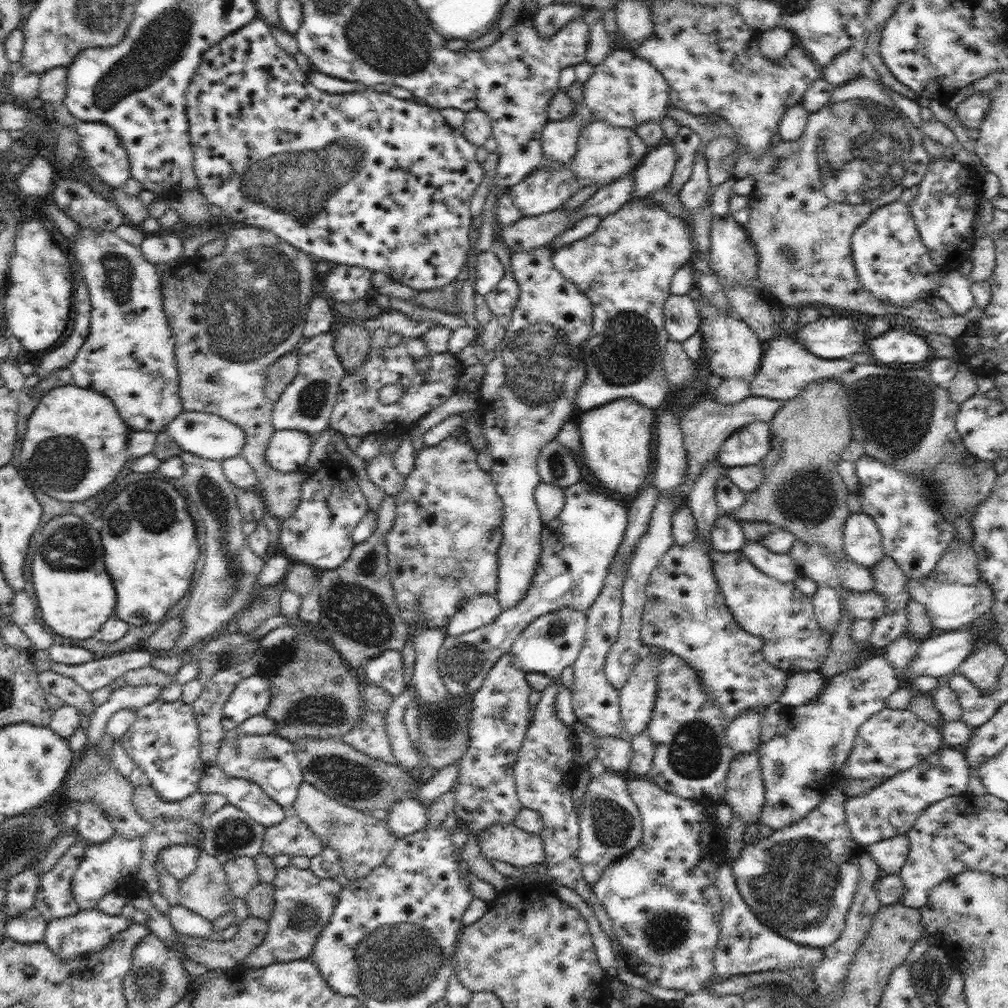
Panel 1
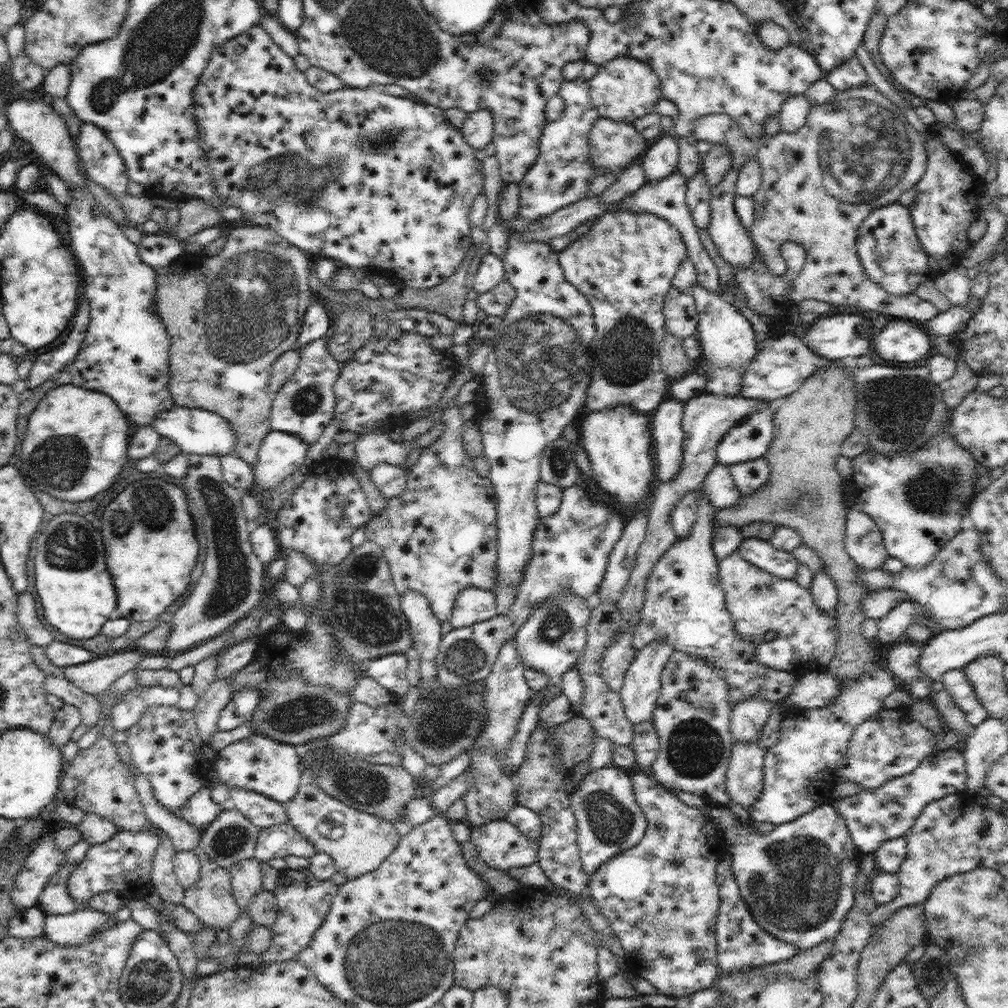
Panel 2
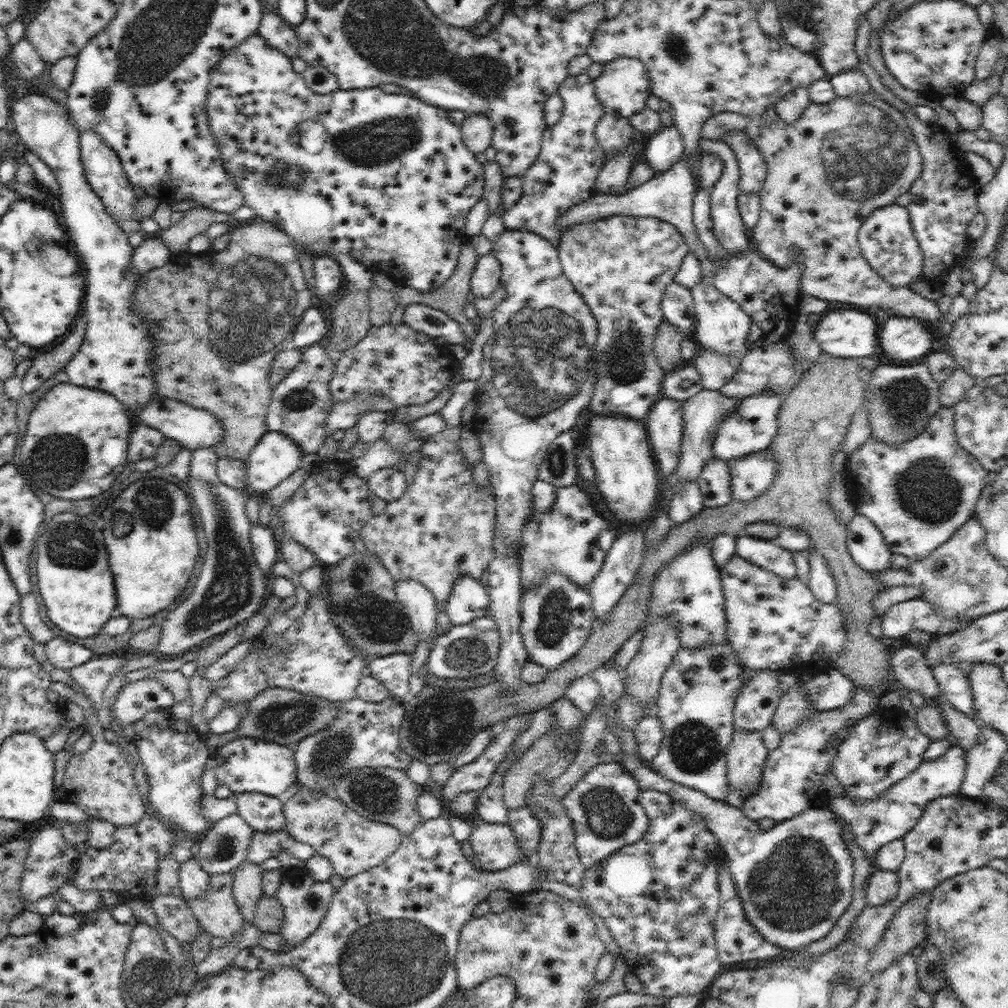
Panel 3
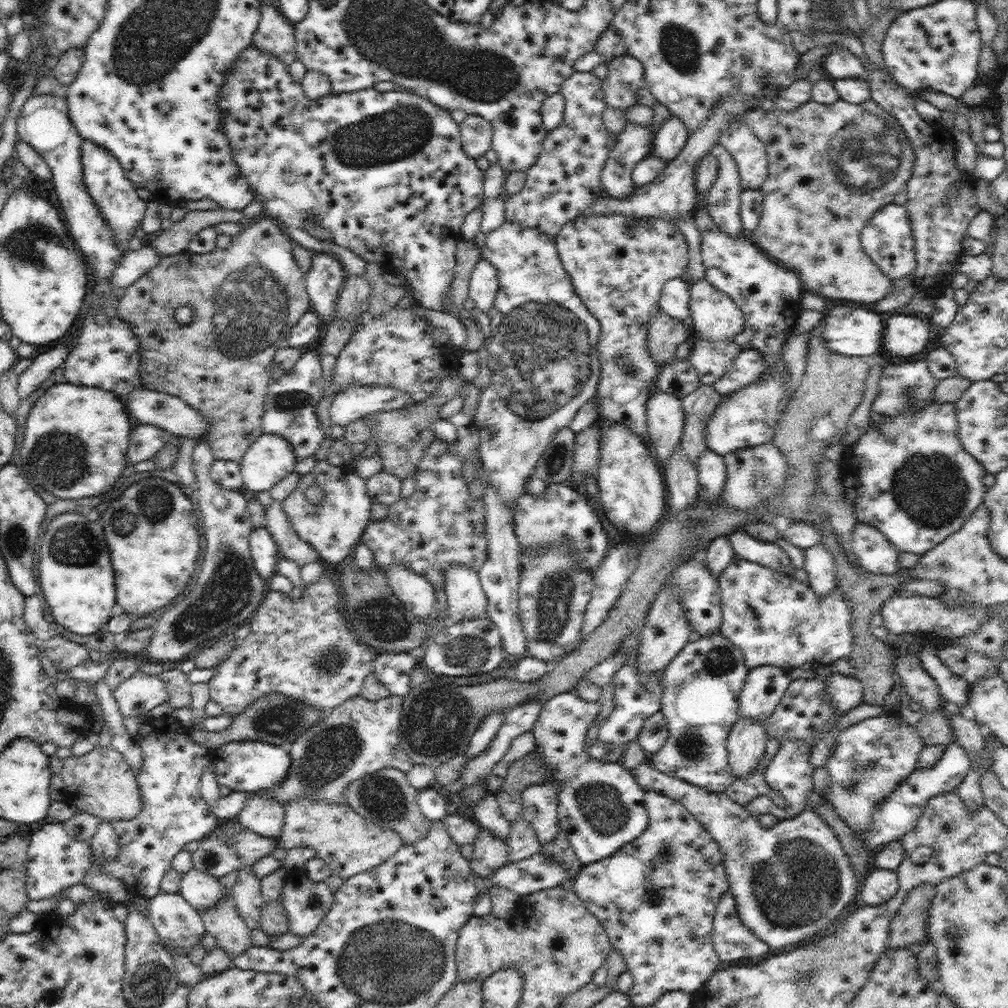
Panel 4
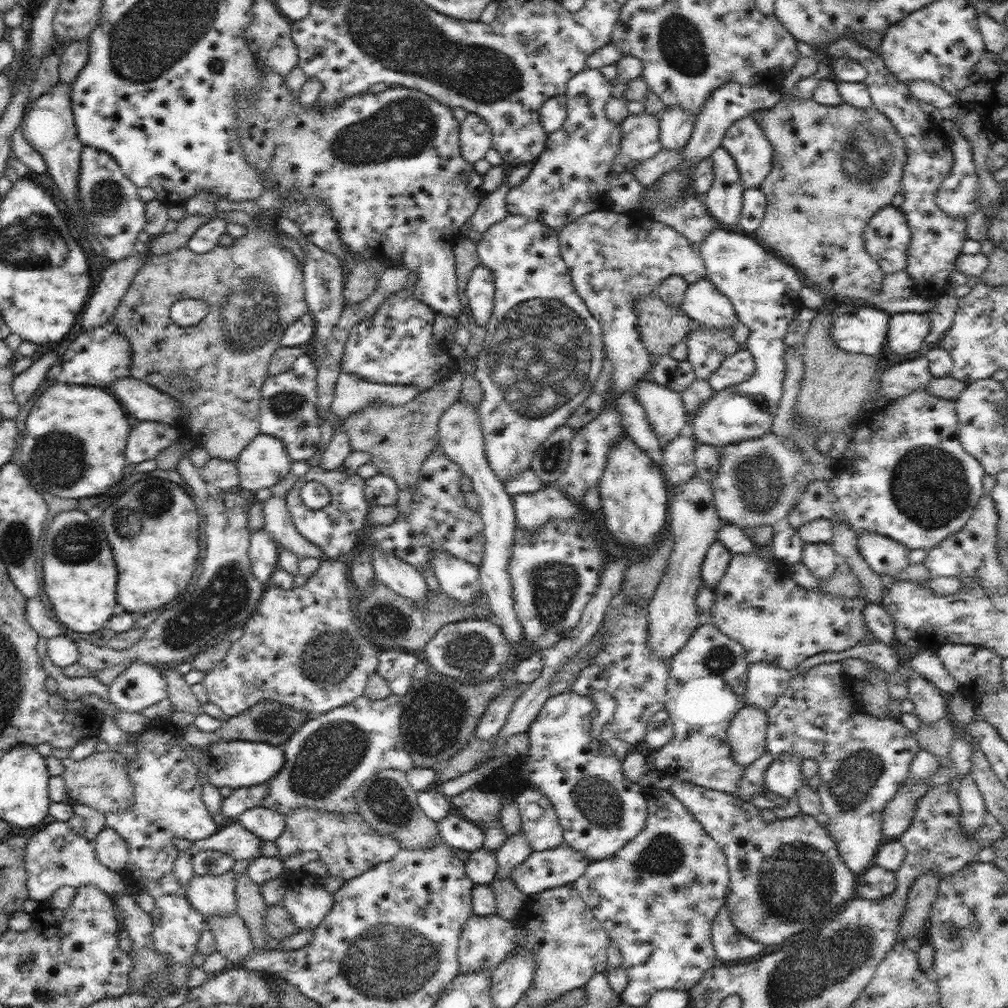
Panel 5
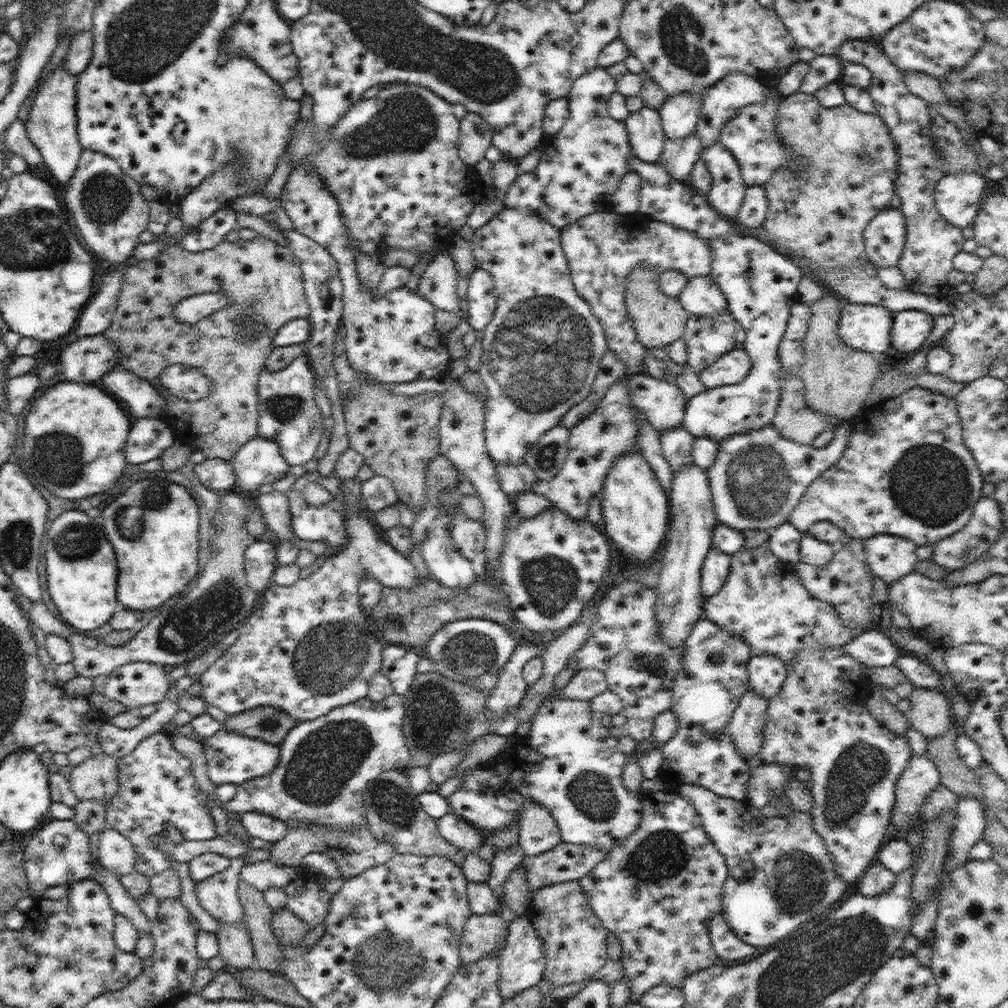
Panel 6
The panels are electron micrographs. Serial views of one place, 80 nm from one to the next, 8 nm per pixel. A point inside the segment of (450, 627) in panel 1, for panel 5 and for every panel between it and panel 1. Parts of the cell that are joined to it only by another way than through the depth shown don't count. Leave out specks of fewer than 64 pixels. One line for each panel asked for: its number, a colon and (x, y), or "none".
2: (474, 605)
3: (468, 600)
4: (465, 596)
5: (460, 580)

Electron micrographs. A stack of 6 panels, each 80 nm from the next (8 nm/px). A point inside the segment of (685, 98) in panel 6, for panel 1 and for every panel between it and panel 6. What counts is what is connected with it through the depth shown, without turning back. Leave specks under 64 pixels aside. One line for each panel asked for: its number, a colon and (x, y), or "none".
1: (658, 164)
2: (660, 160)
3: (665, 148)
4: (669, 139)
5: (676, 125)

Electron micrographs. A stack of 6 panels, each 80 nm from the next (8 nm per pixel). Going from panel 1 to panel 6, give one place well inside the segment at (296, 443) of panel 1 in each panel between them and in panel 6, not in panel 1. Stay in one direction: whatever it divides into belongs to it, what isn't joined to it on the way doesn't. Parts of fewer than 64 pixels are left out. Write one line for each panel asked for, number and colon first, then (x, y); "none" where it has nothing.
2: (280, 454)
3: (276, 456)
4: (270, 458)
5: (265, 461)
6: (259, 460)

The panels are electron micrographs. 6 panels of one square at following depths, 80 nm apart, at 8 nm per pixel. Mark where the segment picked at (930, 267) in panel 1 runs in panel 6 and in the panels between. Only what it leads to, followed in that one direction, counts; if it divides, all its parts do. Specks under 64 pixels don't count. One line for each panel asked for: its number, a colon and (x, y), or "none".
2: (889, 249)
3: (886, 239)
4: (887, 238)
5: (887, 236)
6: (885, 236)

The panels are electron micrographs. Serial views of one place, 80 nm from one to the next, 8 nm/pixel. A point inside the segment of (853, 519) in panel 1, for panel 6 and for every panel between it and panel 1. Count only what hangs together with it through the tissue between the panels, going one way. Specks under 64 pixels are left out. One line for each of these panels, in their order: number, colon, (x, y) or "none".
2: (864, 543)
3: (866, 545)
4: (876, 554)
5: (886, 557)
6: (890, 558)

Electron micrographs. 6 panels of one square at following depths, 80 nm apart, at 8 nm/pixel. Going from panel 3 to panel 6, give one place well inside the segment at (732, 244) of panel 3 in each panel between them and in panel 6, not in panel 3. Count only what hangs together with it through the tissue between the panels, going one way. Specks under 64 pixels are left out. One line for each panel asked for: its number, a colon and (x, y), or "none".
4: (723, 201)
5: (724, 200)
6: (728, 188)

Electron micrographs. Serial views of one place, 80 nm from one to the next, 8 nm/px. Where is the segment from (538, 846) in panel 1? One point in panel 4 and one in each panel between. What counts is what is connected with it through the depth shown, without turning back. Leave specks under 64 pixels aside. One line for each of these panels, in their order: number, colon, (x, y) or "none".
2: (500, 844)
3: (496, 847)
4: (490, 852)

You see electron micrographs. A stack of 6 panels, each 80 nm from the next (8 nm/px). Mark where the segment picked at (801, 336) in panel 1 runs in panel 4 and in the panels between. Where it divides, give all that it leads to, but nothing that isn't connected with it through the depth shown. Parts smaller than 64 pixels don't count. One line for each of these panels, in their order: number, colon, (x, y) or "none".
2: (834, 336)
3: (846, 333)
4: (846, 330)

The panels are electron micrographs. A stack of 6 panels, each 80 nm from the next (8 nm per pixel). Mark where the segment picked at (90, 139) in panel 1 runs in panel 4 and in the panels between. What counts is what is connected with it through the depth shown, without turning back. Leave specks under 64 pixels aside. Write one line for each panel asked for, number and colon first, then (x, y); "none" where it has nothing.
2: (104, 164)
3: (104, 171)
4: (113, 192)

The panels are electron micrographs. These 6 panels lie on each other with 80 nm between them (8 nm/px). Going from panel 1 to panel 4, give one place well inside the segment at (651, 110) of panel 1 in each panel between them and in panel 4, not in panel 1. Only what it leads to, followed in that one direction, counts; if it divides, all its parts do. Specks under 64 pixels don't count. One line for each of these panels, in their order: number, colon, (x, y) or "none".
2: (624, 89)
3: (623, 87)
4: (625, 76)

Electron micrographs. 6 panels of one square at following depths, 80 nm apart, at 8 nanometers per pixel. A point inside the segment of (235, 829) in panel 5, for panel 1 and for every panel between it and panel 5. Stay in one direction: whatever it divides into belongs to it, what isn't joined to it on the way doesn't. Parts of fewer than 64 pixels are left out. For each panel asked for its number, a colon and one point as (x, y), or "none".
1: (291, 836)
2: (275, 841)
3: (265, 844)
4: (251, 847)

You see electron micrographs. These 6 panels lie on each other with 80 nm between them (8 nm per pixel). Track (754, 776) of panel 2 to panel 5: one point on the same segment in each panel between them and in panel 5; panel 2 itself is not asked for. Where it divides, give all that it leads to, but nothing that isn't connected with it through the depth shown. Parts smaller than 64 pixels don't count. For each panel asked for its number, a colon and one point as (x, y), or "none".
3: (746, 755)
4: (746, 744)
5: (747, 733)

